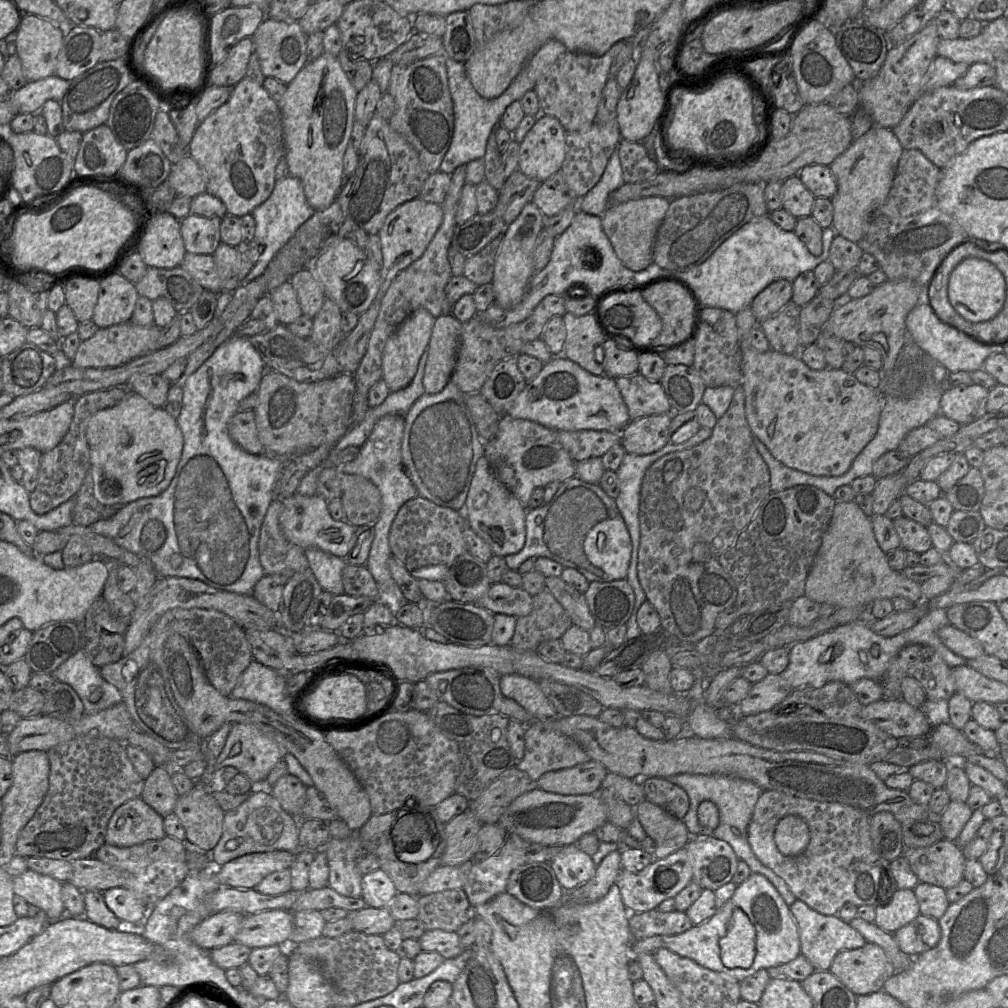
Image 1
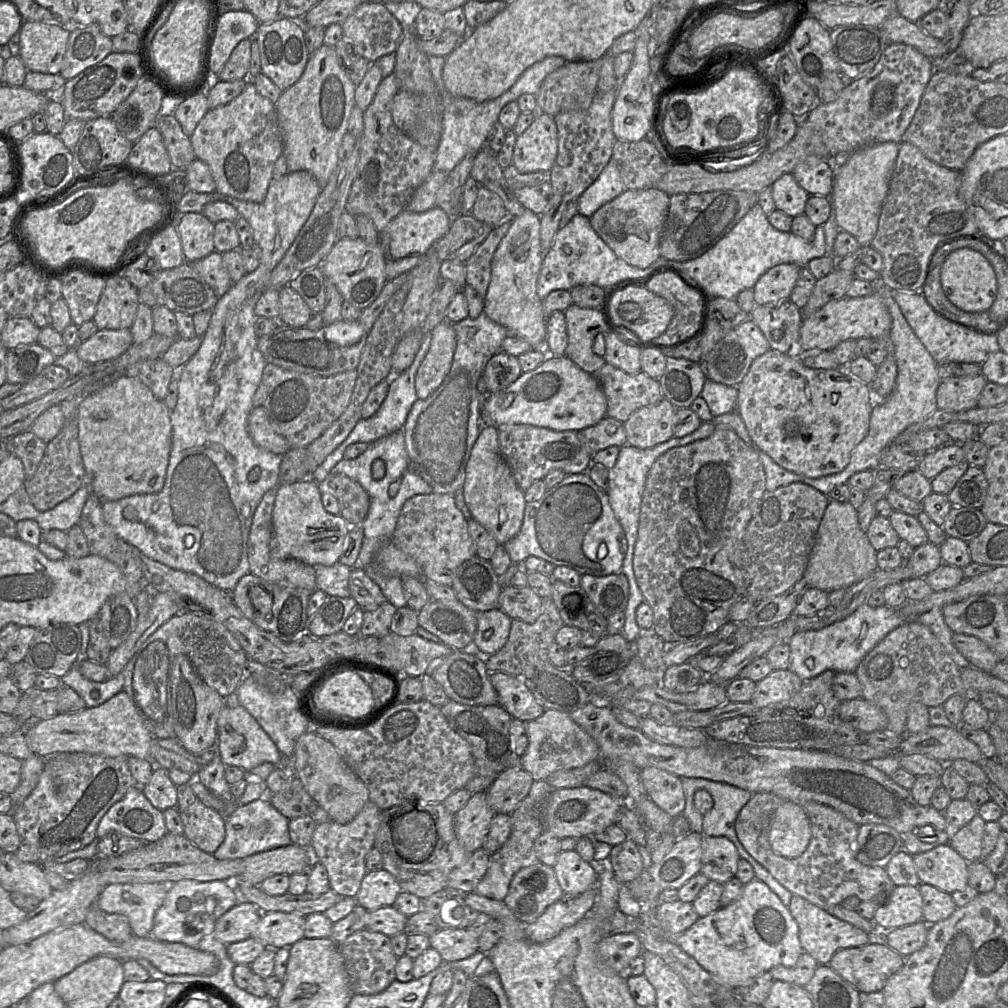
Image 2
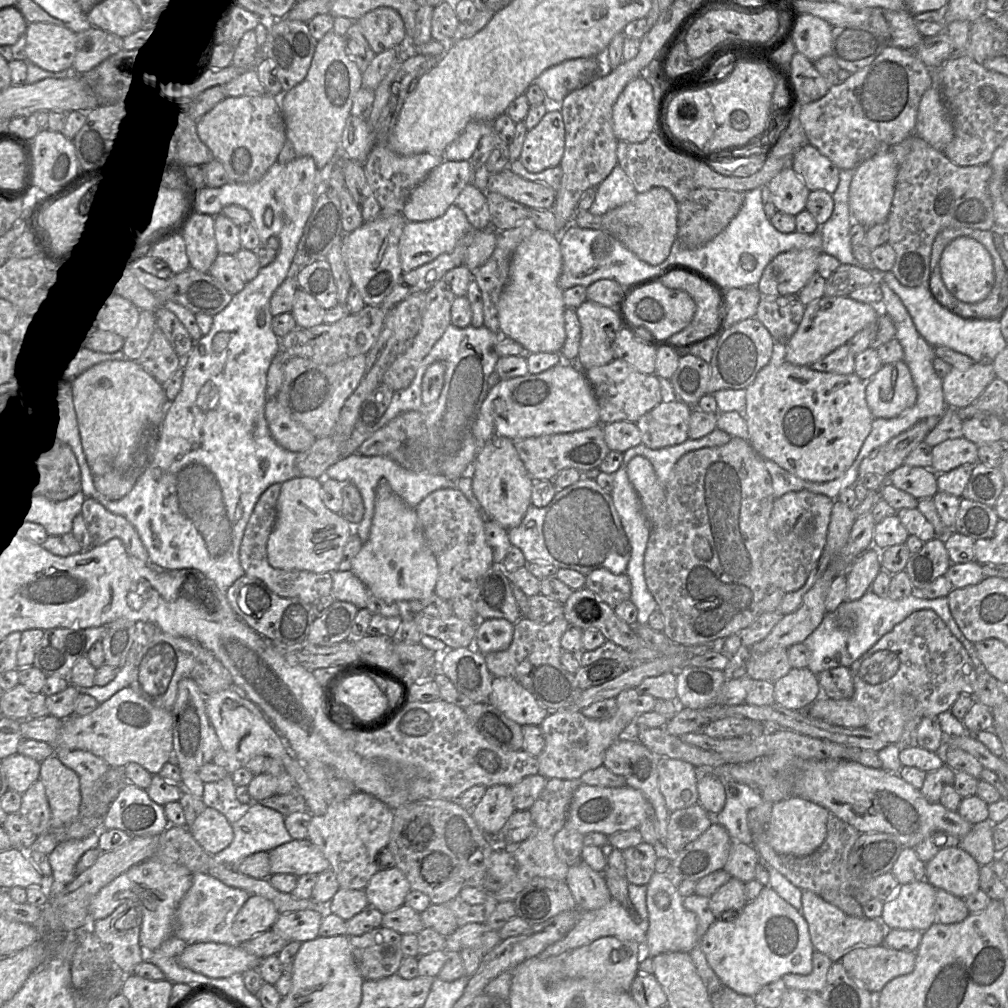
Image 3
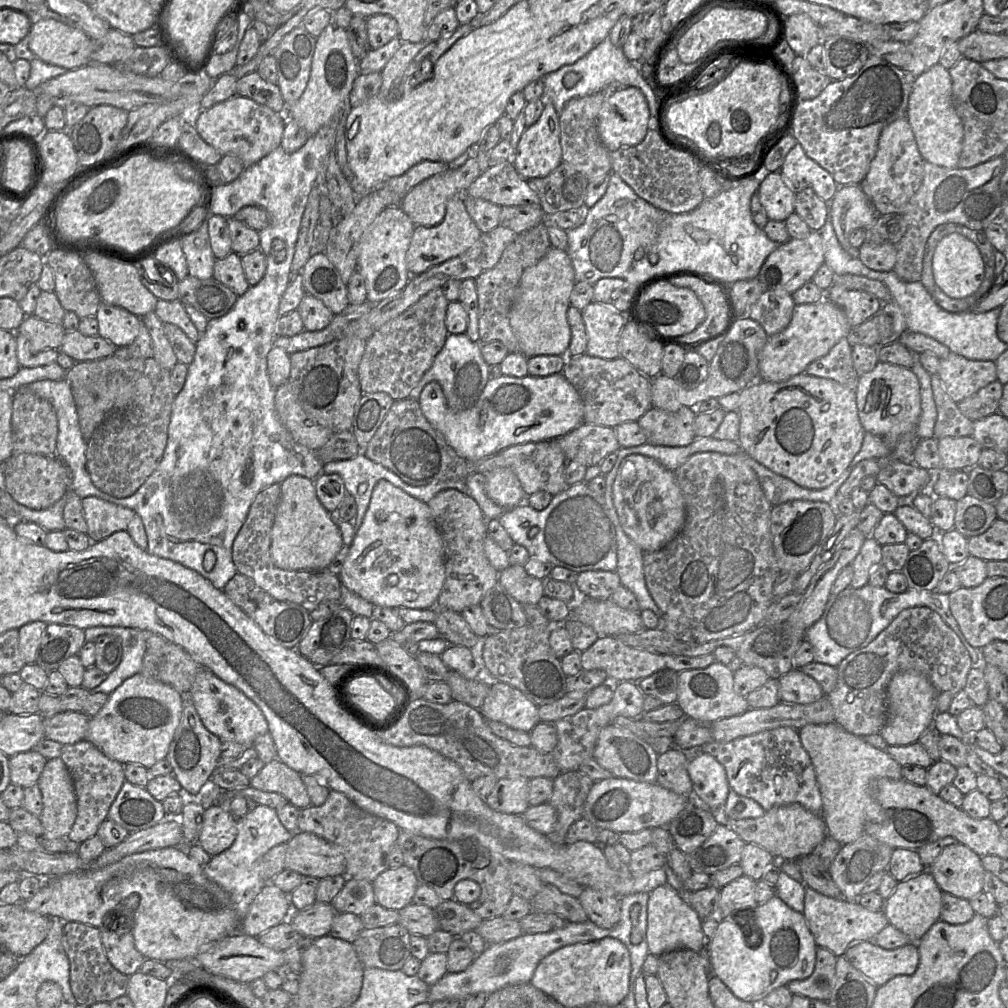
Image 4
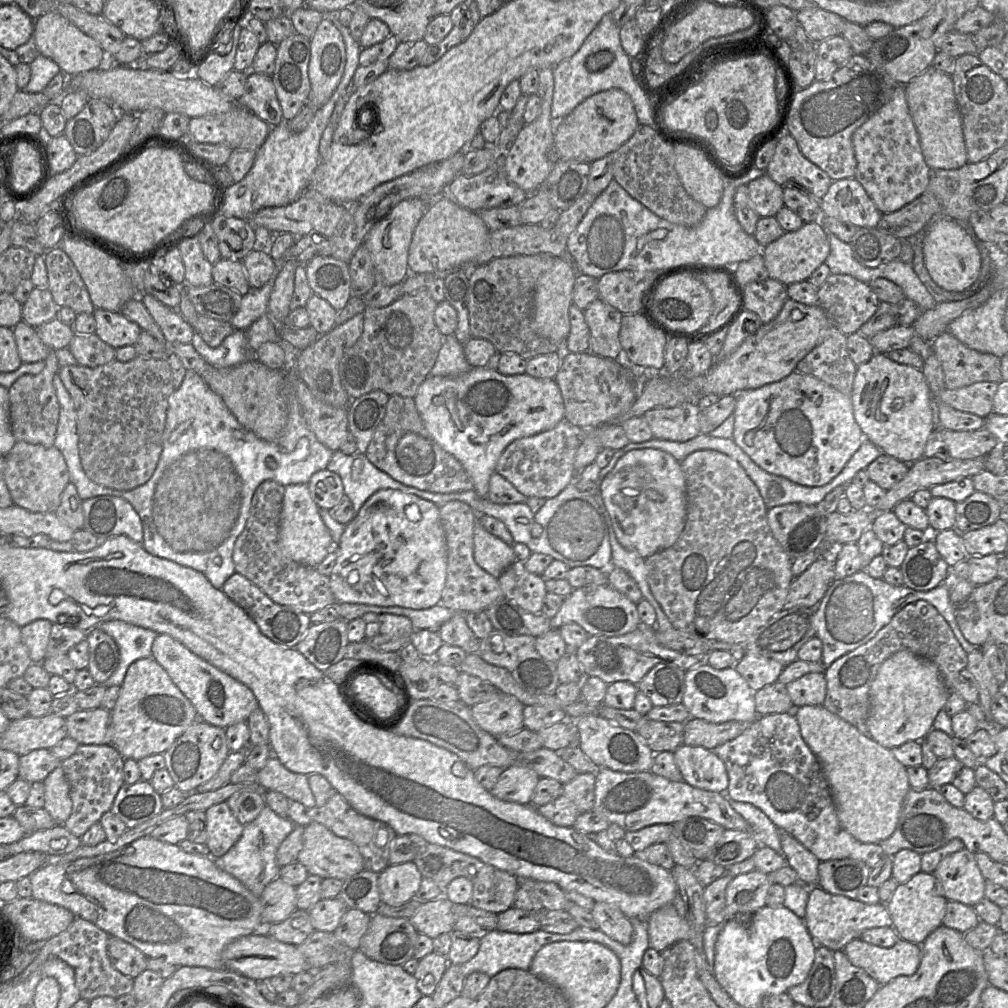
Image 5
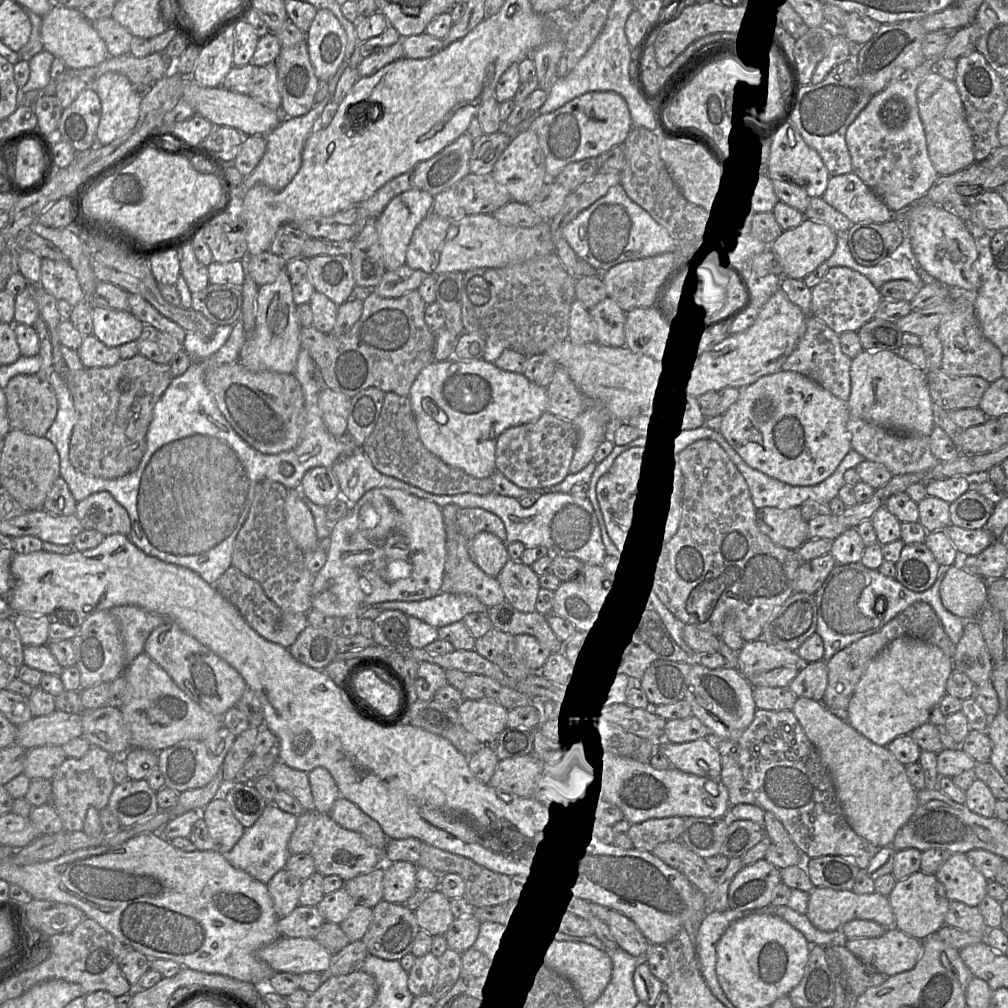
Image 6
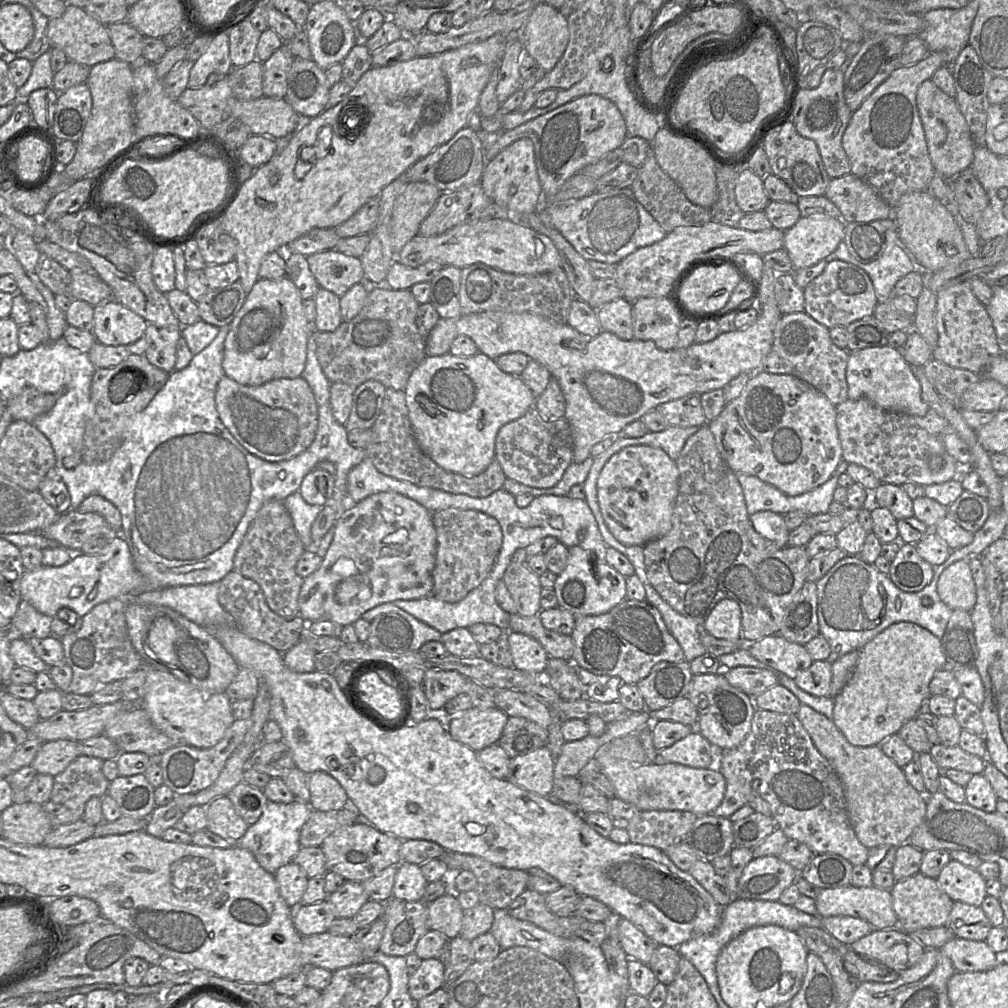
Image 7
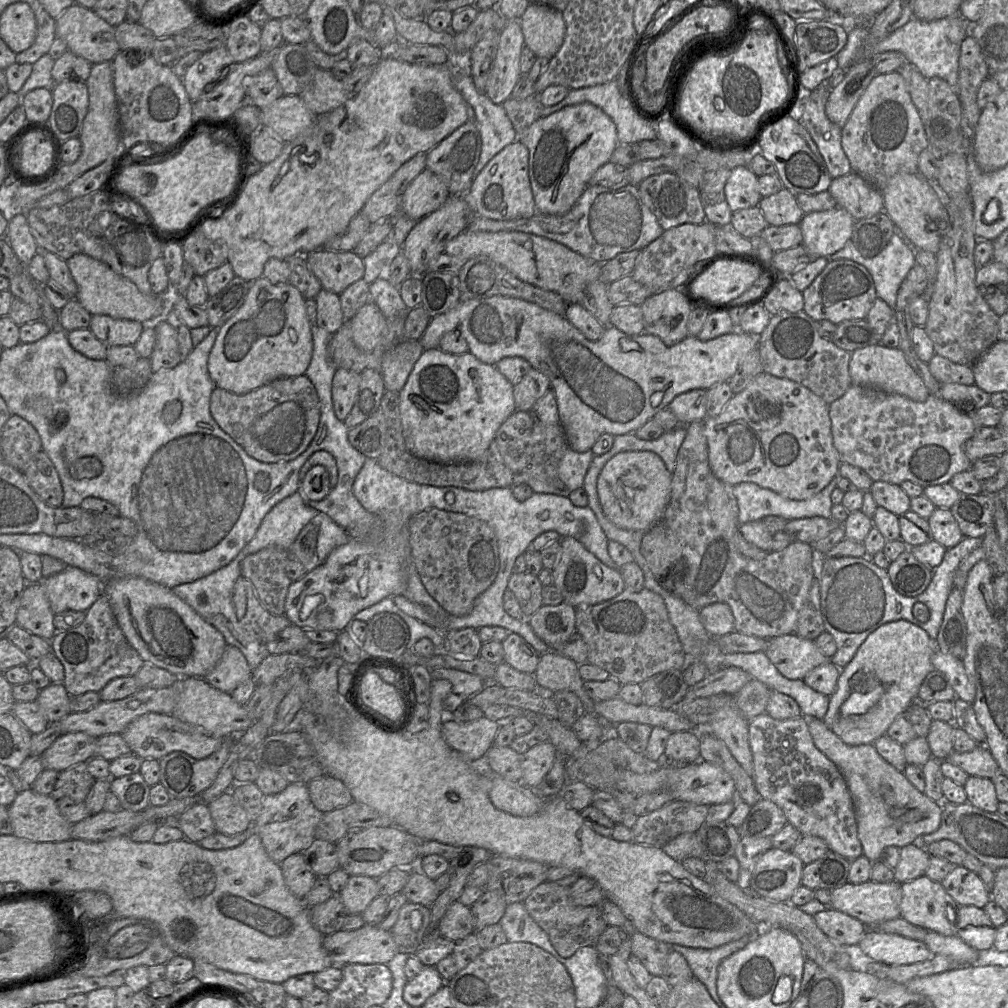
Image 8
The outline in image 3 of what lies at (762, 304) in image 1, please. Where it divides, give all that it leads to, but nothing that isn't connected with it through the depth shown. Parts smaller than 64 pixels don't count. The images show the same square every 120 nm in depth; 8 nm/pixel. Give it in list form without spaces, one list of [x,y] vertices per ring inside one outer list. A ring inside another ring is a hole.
[[[805,249],[778,254],[765,267],[757,289],[762,296],[798,294],[817,272],[820,253]]]

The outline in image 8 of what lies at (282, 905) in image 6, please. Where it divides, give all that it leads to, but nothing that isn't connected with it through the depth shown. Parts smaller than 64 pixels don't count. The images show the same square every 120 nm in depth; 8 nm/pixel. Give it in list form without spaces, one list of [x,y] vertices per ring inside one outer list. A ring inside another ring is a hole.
[[[294,853],[285,858],[280,867],[285,884],[296,897],[303,899],[312,889],[317,878],[302,853]]]

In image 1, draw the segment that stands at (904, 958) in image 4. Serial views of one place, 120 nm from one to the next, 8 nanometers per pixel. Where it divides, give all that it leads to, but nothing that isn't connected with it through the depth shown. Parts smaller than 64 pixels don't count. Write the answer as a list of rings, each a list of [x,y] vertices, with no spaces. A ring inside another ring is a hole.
[[[866,942],[859,948],[837,953],[829,971],[857,996],[882,990],[885,981],[894,974],[894,967],[880,946]]]

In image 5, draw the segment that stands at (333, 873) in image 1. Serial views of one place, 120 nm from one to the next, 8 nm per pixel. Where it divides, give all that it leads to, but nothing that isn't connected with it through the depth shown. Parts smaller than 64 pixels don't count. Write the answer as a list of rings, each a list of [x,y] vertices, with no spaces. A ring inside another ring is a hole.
[[[337,792],[320,807],[309,808],[297,801],[289,800],[287,816],[295,825],[307,826],[311,822],[317,822],[327,827],[335,835],[352,841],[364,859],[366,870],[379,874],[390,865],[390,848],[397,836],[396,832],[386,823],[358,813]]]

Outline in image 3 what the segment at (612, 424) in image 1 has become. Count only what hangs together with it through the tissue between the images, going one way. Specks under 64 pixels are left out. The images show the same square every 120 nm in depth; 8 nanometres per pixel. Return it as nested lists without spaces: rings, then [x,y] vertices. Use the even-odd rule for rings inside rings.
[[[577,362],[556,366],[539,374],[501,380],[491,387],[473,426],[479,444],[494,437],[511,440],[564,434],[600,424],[599,406],[593,390]]]

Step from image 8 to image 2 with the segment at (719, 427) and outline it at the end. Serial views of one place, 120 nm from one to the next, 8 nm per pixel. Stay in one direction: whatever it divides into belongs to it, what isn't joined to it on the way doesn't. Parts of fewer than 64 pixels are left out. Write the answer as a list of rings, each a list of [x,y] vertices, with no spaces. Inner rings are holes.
[[[775,349],[757,357],[738,387],[736,411],[743,419],[756,446],[784,469],[810,478],[842,472],[854,449],[867,436],[875,403],[874,391],[853,374],[848,366],[812,369],[802,361],[802,353],[782,353]]]

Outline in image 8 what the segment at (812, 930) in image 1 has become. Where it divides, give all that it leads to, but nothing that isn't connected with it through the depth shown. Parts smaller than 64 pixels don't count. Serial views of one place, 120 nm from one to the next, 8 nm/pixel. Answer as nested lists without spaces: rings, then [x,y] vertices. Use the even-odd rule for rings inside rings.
[[[873,880],[860,884],[847,882],[831,890],[830,907],[855,917],[867,927],[875,927],[900,916],[901,899],[901,884],[895,880],[885,883]]]

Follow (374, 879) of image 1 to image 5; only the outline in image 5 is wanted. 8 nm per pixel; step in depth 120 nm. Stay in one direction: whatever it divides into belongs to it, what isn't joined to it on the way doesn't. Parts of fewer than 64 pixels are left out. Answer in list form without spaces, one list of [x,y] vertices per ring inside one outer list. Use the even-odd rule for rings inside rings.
[[[413,861],[387,866],[378,878],[382,905],[401,906],[414,899],[422,878]]]

